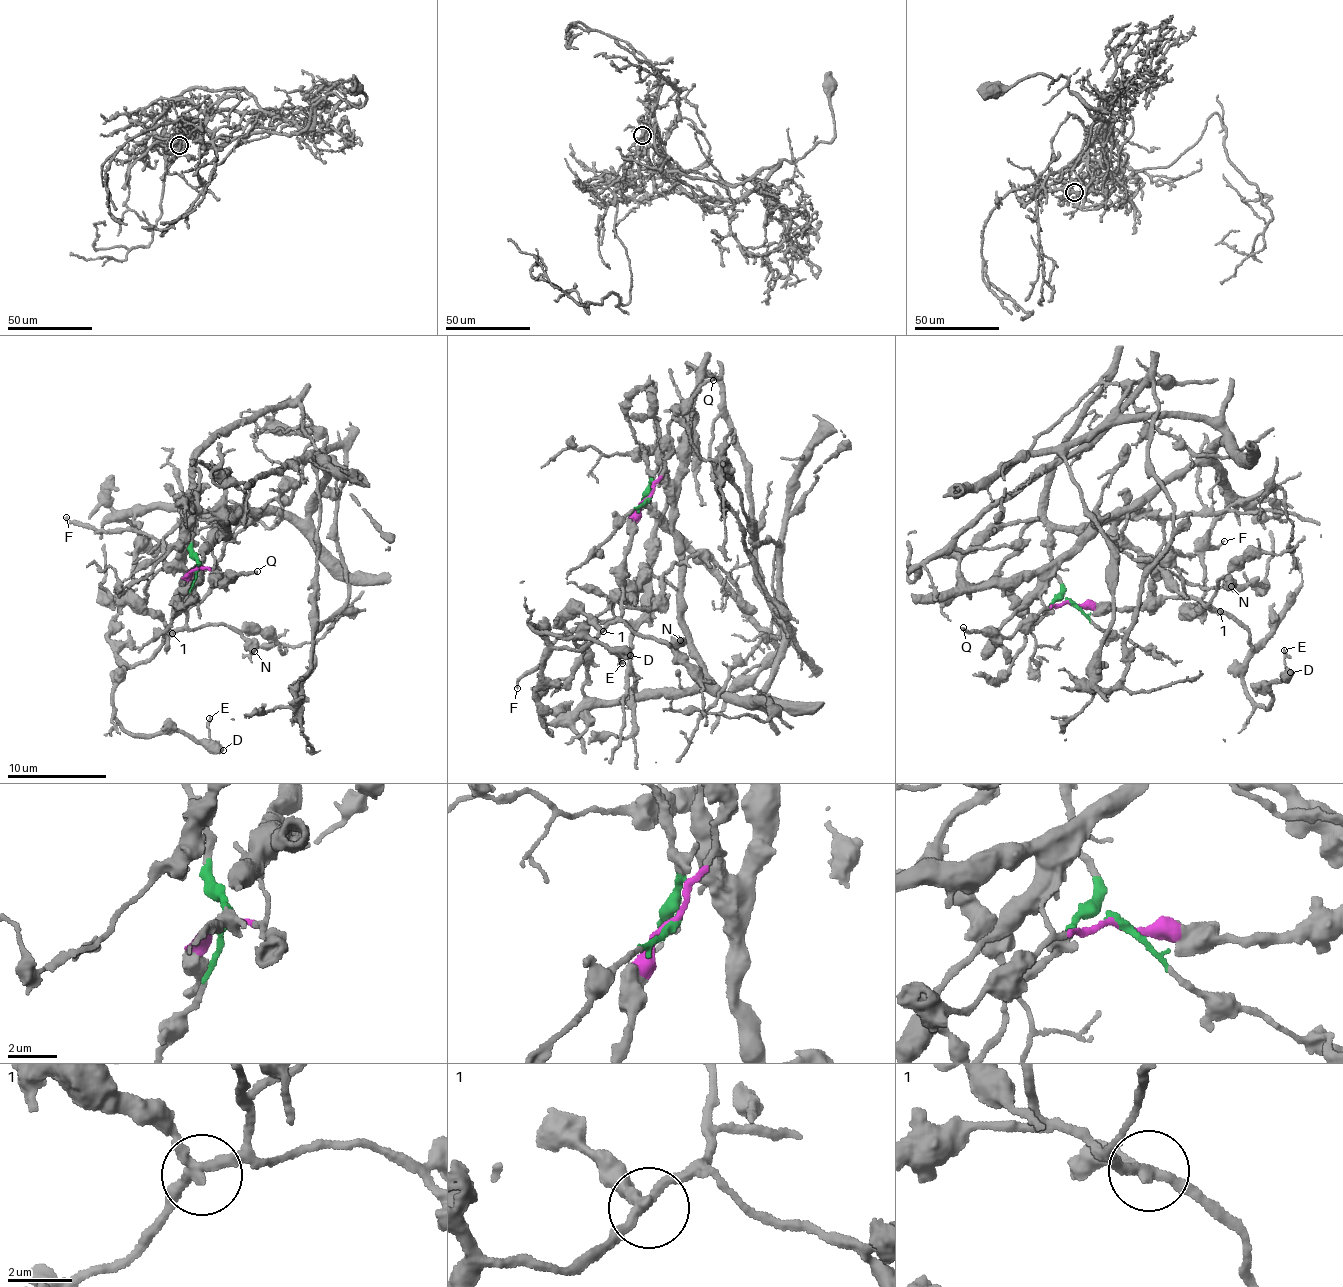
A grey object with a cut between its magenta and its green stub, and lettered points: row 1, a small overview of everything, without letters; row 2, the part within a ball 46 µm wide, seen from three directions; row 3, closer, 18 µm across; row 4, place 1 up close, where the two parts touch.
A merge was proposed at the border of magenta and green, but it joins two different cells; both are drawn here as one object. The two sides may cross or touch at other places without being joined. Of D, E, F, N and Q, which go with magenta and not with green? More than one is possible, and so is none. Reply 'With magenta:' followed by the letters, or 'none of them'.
With magenta: D, E, N, Q

